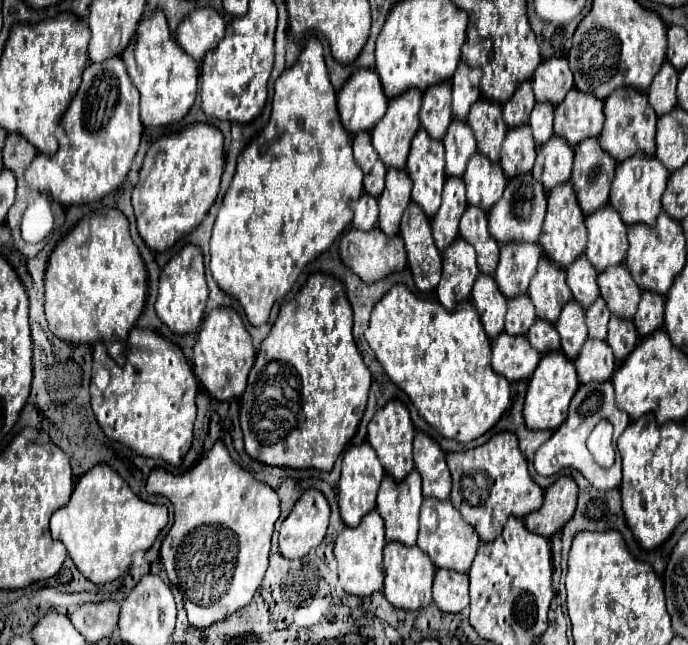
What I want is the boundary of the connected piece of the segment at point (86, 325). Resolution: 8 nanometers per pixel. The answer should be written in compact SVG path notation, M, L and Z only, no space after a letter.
M104 210L82 218L50 254L44 286L44 312L52 334L72 344L102 340L114 358L122 356L126 336L144 308L148 288L146 266L130 236L126 216L120 210Z

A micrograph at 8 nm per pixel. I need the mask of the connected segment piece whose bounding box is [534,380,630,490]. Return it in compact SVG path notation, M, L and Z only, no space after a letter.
M608 380L608 382L586 382L586 384L580 384L580 388L576 390L576 394L574 394L574 398L570 402L568 418L536 450L536 456L534 456L534 468L536 468L536 472L542 474L542 476L552 476L552 474L556 474L562 468L576 468L598 490L612 490L612 488L620 486L620 482L622 482L622 458L620 458L620 454L616 454L616 462L614 462L612 468L602 468L600 464L596 464L596 460L590 456L590 452L586 448L588 434L604 418L612 420L612 424L616 426L616 438L630 424L628 414L624 414L622 410L618 410L614 406L614 386L612 386L612 382Z

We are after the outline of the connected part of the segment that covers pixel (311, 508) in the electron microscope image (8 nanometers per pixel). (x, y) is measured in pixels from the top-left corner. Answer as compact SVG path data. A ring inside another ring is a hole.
M316 488L306 490L280 526L278 532L280 554L284 558L294 560L314 550L326 534L328 518L330 506L326 496Z

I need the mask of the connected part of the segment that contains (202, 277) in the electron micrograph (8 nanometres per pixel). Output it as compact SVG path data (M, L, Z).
M186 244L162 268L160 292L158 292L158 300L156 300L156 314L172 332L190 334L200 328L206 300L208 300L208 284L206 284L206 274L204 274L202 250L194 244Z

